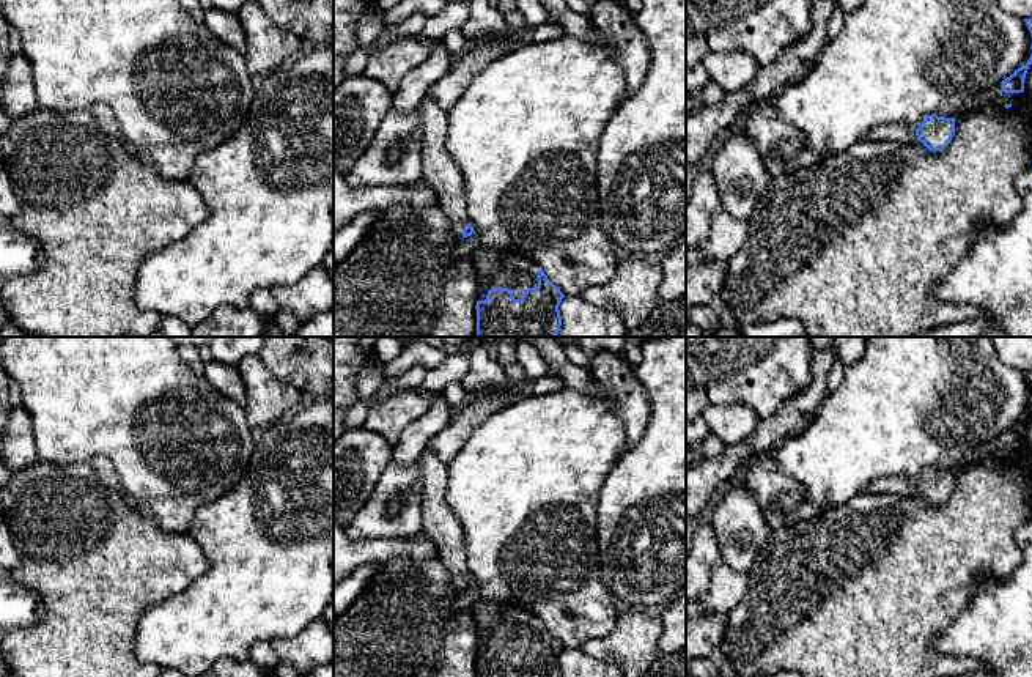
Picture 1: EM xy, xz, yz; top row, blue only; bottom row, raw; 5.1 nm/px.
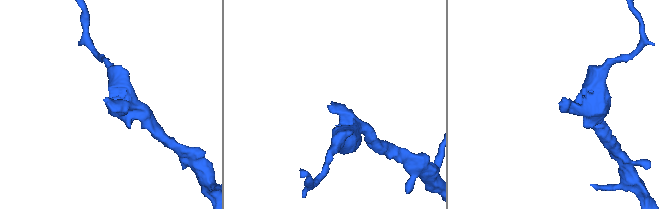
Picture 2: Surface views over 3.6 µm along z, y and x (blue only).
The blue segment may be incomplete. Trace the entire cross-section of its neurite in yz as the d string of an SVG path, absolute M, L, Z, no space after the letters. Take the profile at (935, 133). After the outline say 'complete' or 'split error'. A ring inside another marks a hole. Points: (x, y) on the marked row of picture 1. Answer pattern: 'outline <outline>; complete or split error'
outline M927 115L914 131L901 123L889 123L872 128L864 140L894 140L898 143L922 142L930 151L942 151L955 132L955 118Z; split error

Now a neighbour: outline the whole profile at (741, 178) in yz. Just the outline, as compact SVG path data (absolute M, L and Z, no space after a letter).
M744 132L733 134L724 142L710 172L716 181L721 206L739 220L752 216L757 202L774 179L757 145Z

